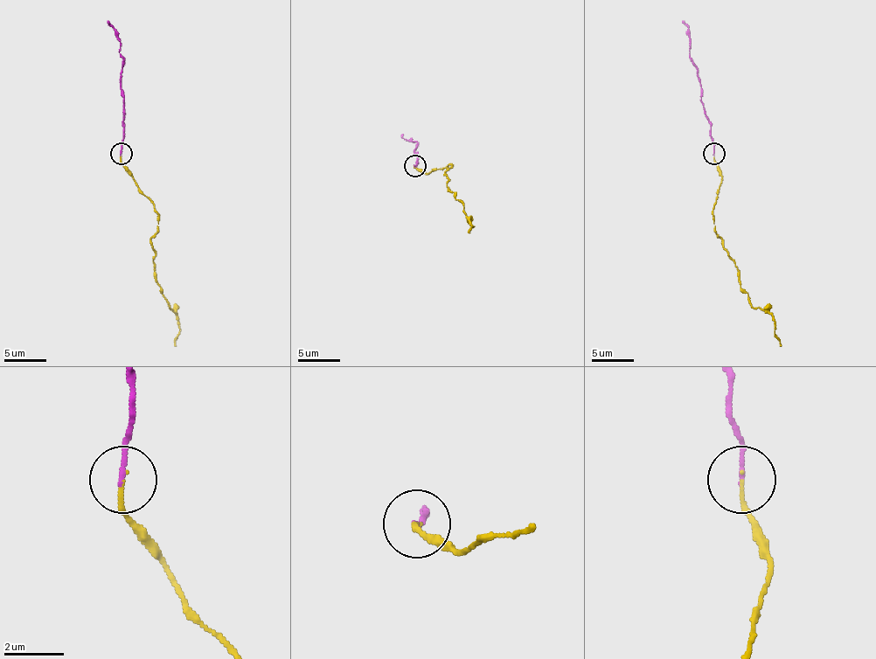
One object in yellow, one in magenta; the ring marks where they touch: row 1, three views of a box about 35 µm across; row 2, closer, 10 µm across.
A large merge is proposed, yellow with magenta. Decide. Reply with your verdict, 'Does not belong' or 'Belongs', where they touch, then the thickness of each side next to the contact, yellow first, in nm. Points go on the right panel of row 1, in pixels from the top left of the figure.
Belongs. Place: (713, 153). Thickness 120 nm (yellow) against 150 nm

